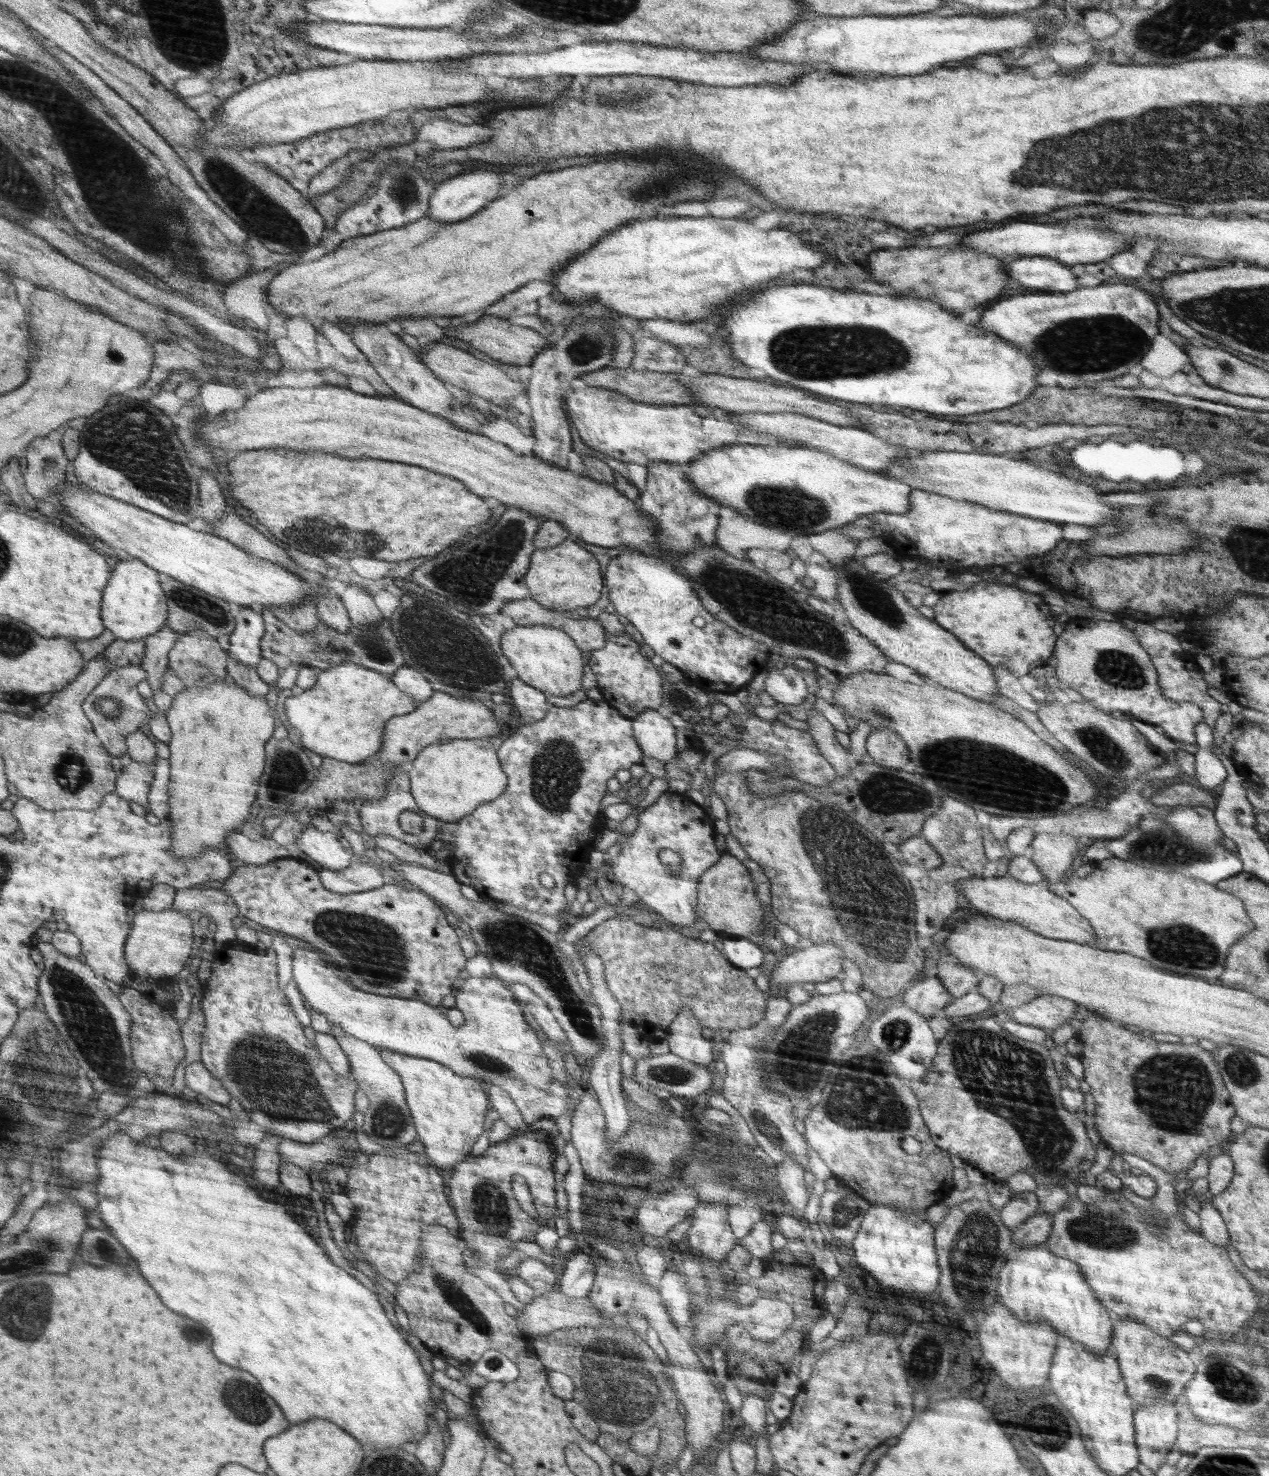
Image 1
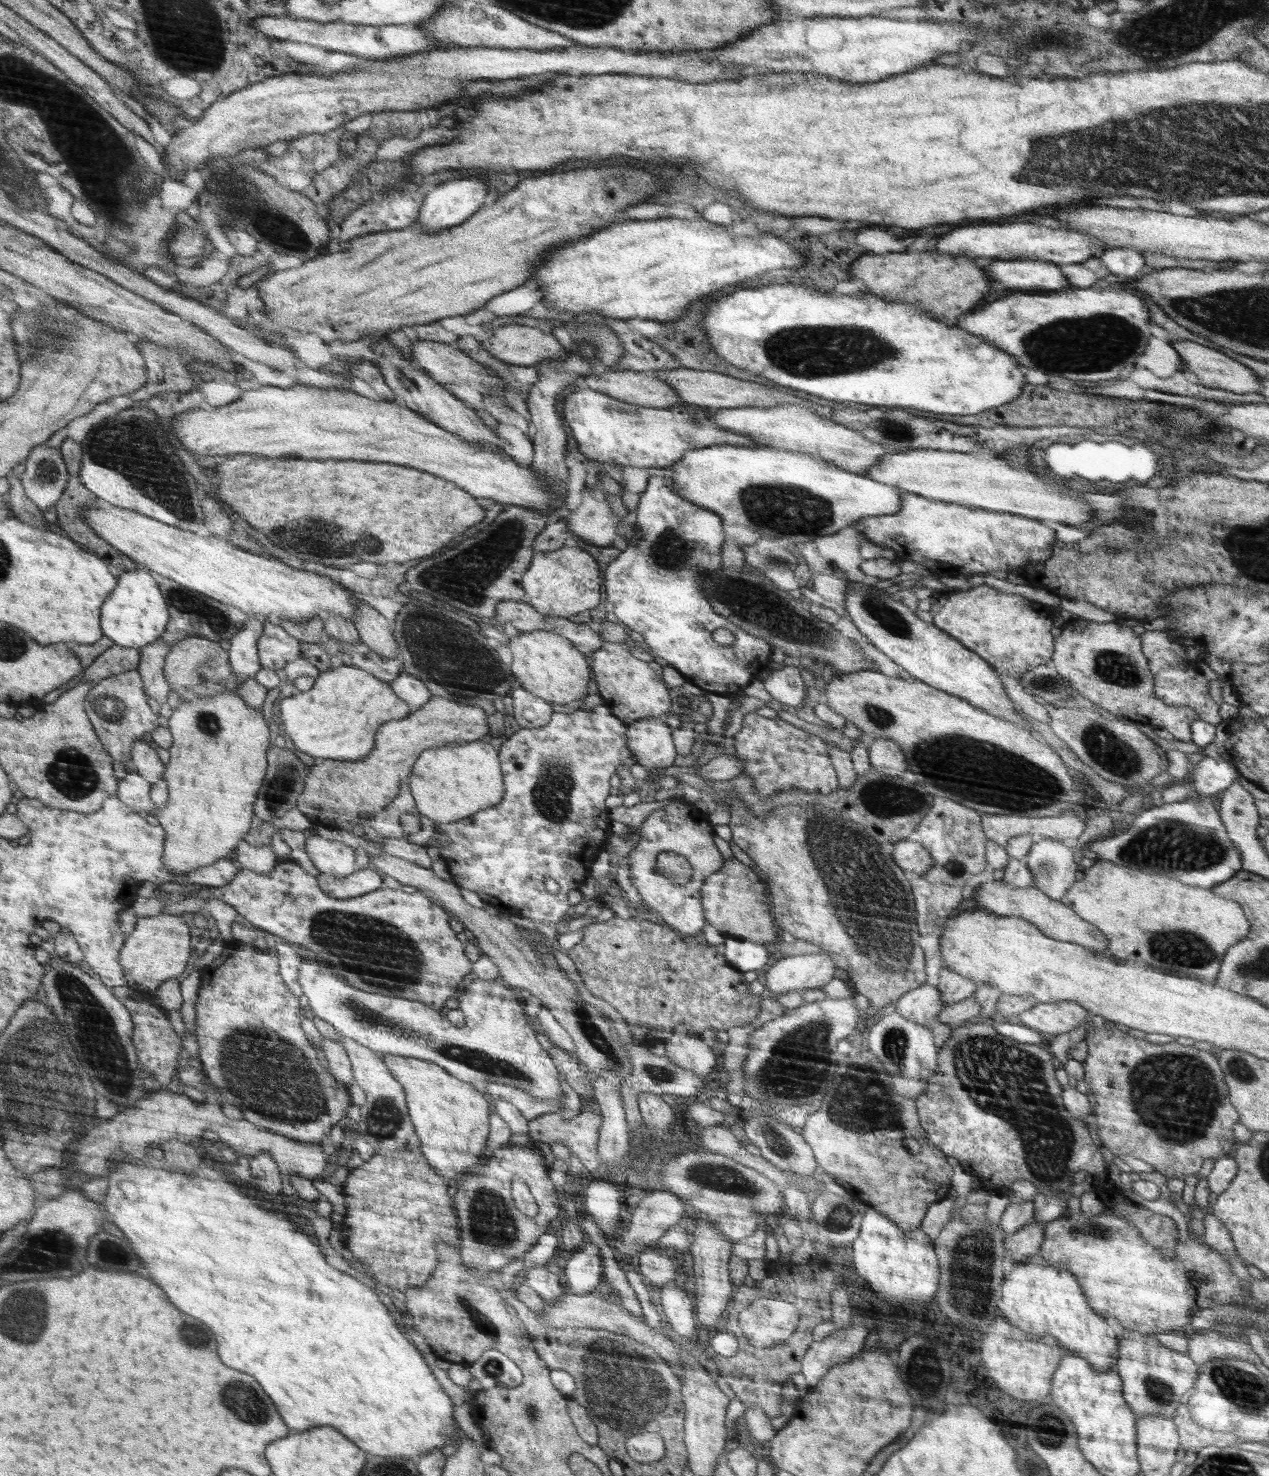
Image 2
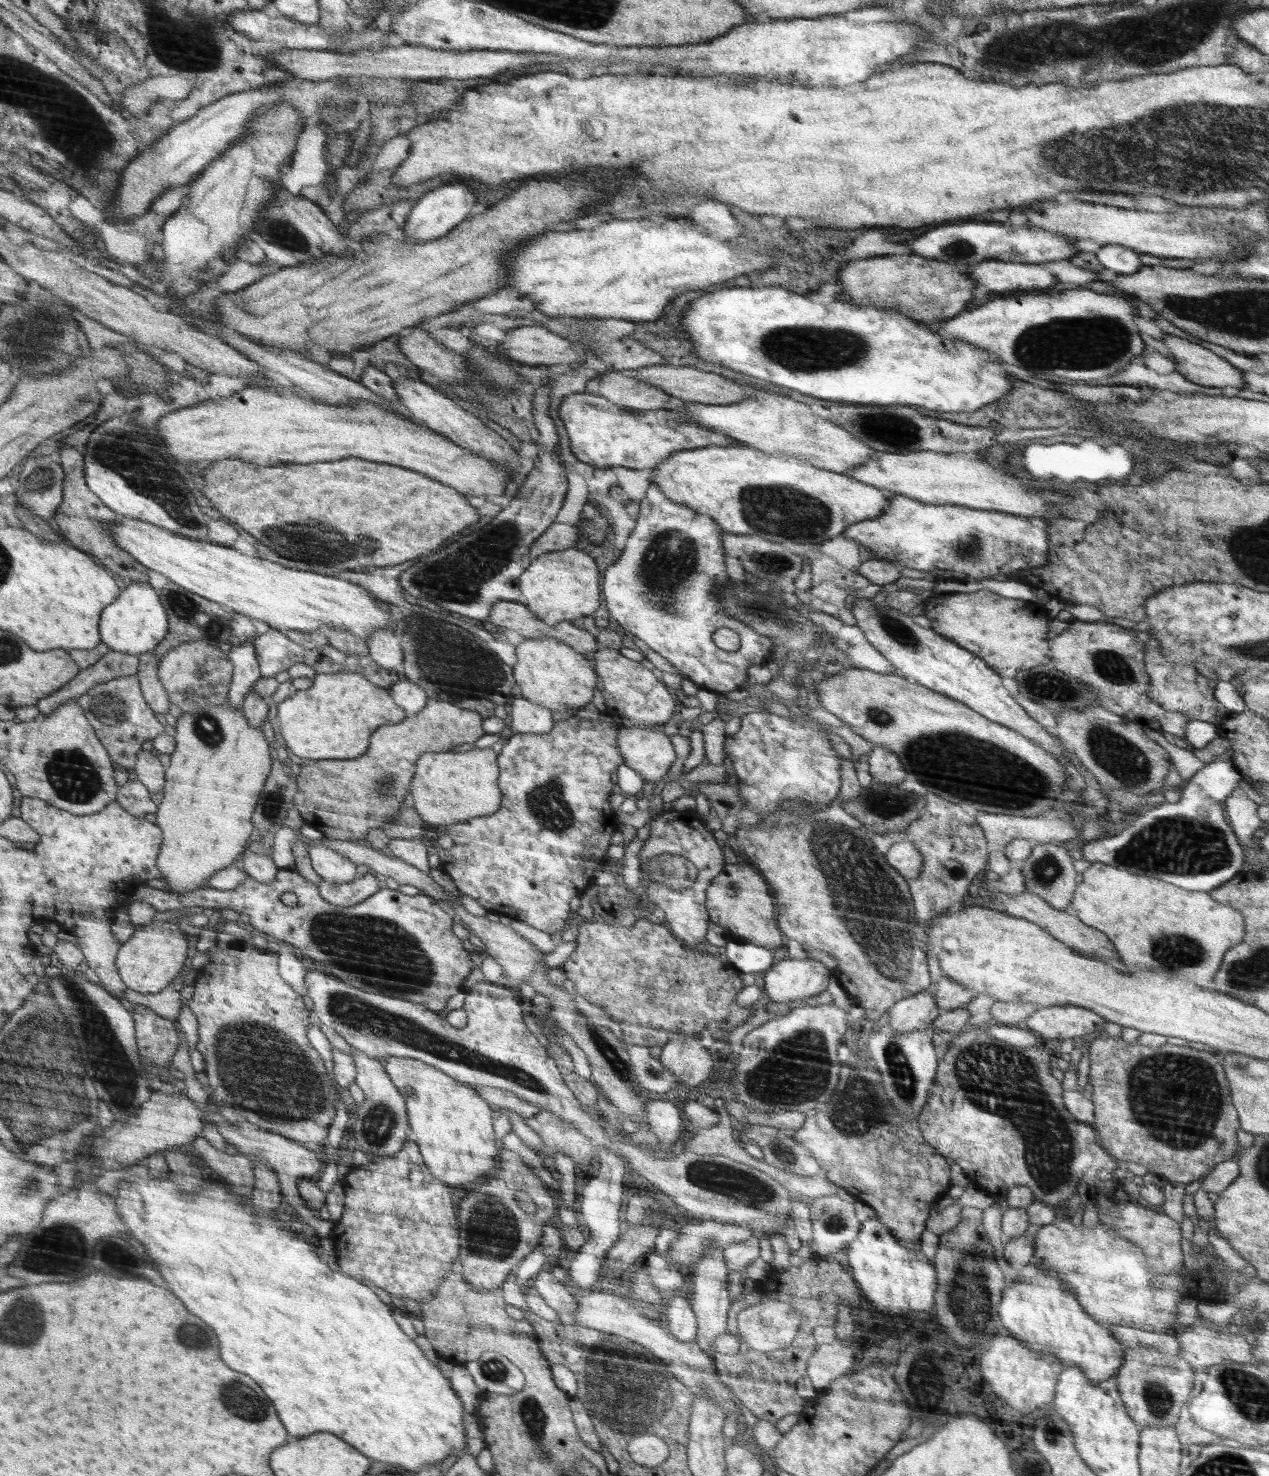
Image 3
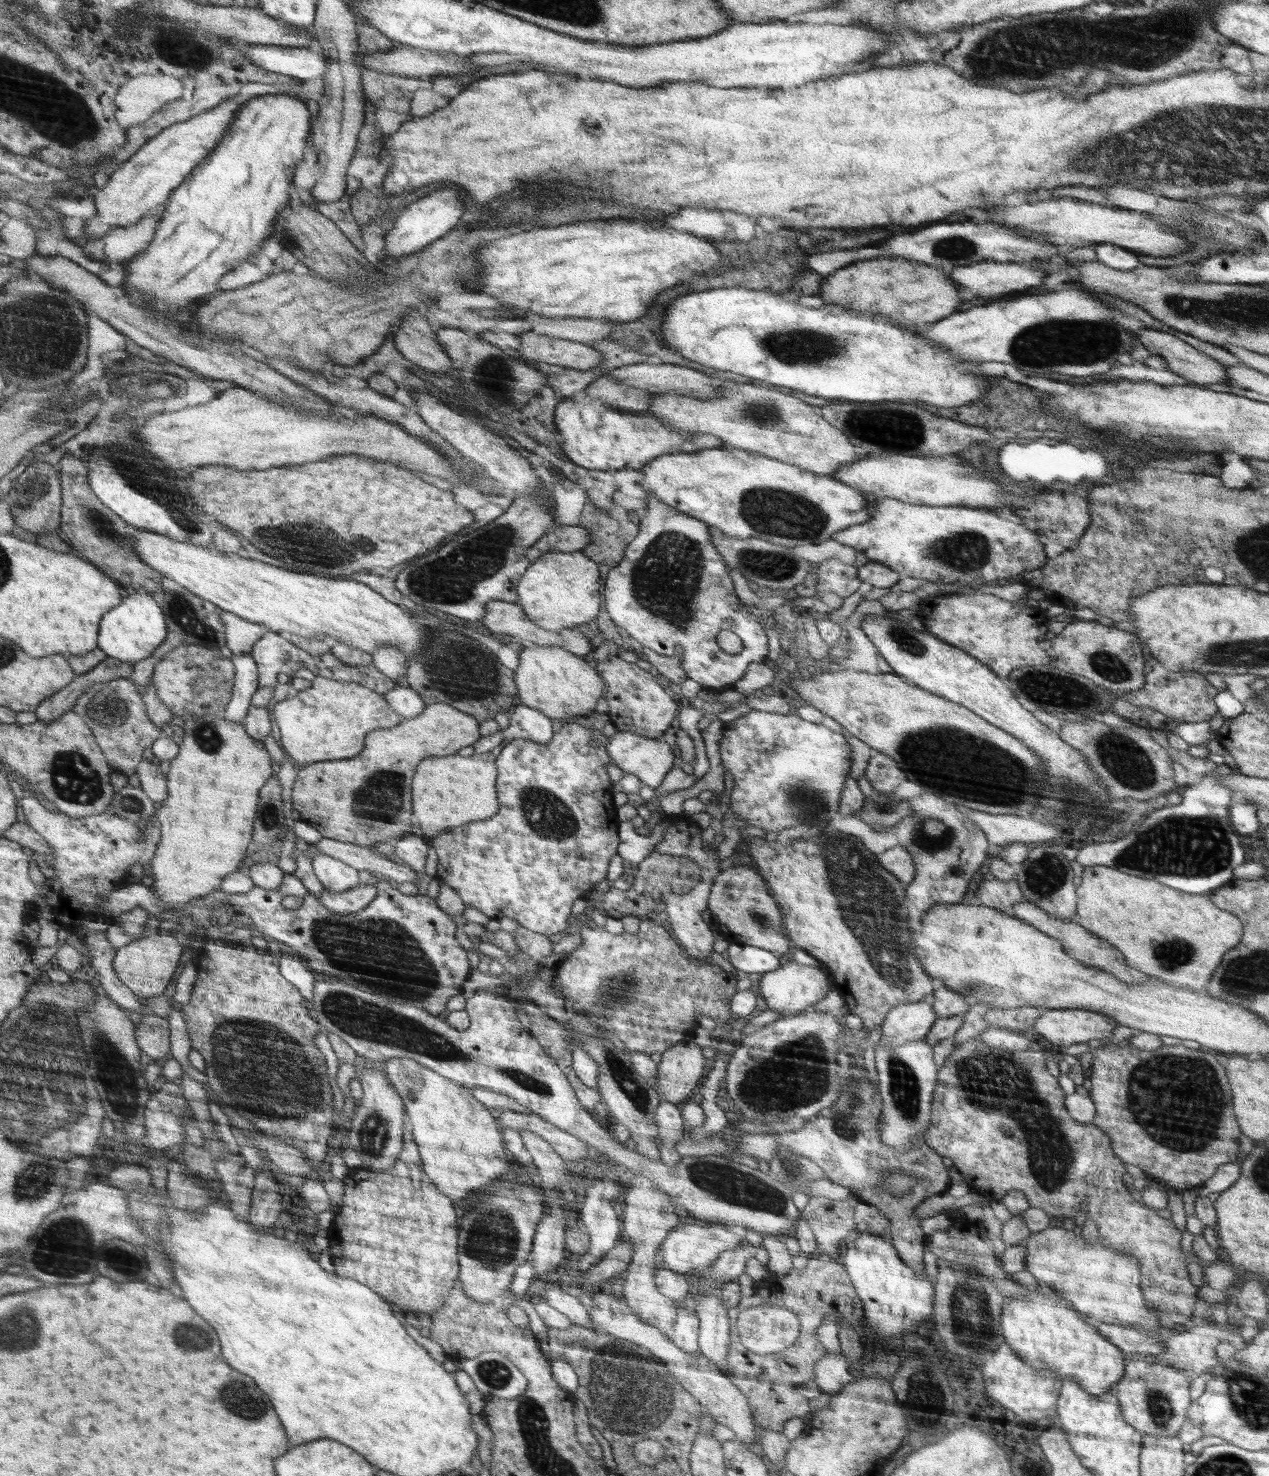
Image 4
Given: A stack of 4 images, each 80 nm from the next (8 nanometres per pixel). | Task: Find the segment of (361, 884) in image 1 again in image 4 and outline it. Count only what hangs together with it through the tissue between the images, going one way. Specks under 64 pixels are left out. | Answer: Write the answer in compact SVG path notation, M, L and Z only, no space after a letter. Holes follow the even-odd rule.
M374 884L358 885L344 892L323 890L319 896L321 903L336 914L351 914L351 912L365 910L375 898L377 896Z

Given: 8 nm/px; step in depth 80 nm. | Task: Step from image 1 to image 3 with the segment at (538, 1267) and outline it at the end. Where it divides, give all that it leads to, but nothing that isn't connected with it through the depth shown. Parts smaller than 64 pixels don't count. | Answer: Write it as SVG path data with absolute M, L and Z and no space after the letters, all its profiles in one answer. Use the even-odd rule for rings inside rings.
M539 1271L532 1278L529 1286L546 1301L550 1308L553 1308L559 1314L567 1316L573 1314L578 1308L575 1297L570 1295L566 1291L565 1285L548 1271Z

